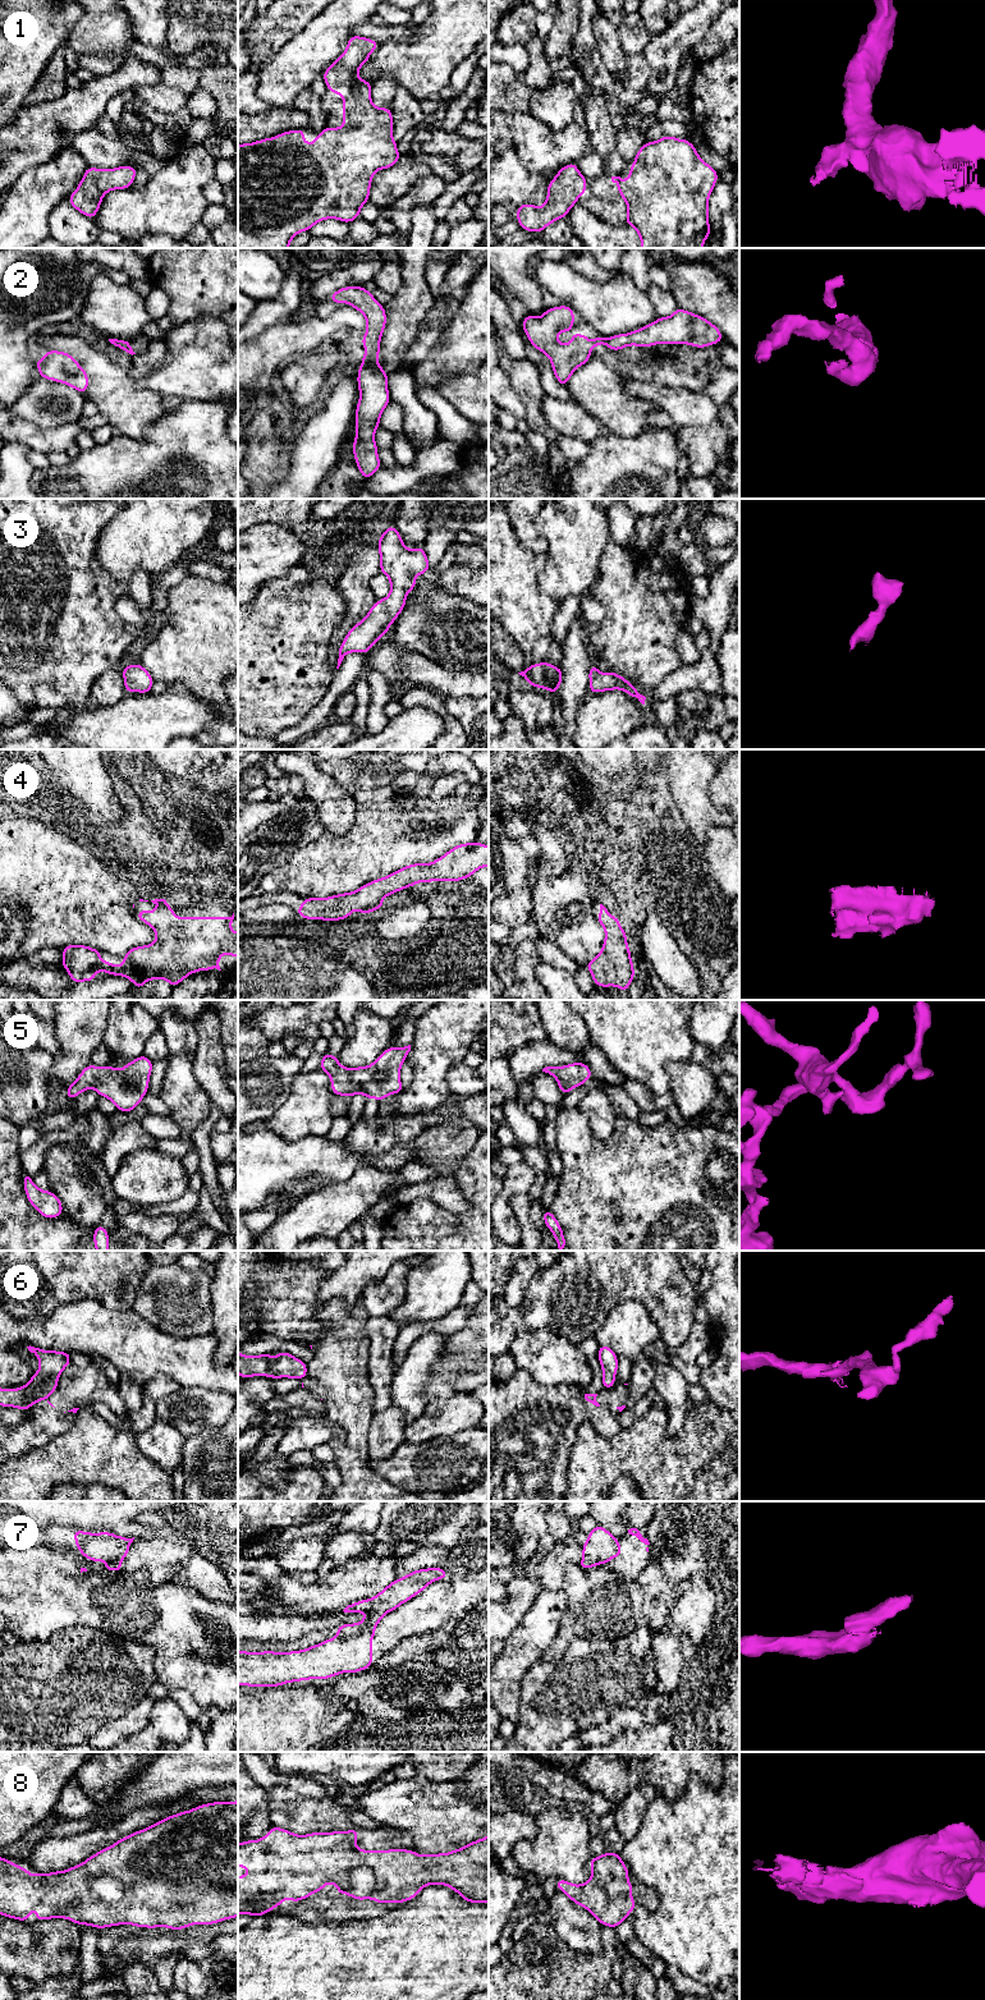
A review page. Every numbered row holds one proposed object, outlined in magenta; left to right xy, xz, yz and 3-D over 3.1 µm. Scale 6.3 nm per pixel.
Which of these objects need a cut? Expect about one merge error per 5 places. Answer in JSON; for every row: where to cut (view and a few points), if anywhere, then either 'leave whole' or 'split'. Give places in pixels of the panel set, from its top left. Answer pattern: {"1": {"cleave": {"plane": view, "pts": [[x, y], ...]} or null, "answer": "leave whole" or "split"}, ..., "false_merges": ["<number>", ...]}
{"1": {"cleave": null, "answer": "leave whole"}, "2": {"cleave": {"plane": "xz", "pts": [[375, 358], [363, 363]]}, "answer": "split"}, "3": {"cleave": null, "answer": "leave whole"}, "4": {"cleave": null, "answer": "leave whole"}, "5": {"cleave": null, "answer": "leave whole"}, "6": {"cleave": {"plane": "xy", "pts": [[54, 1390], [51, 1393]]}, "answer": "split"}, "7": {"cleave": {"plane": "xz", "pts": [[374, 1625], [340, 1636]]}, "answer": "split"}, "8": {"cleave": null, "answer": "leave whole"}, "false_merges": ["2", "6", "7"]}

